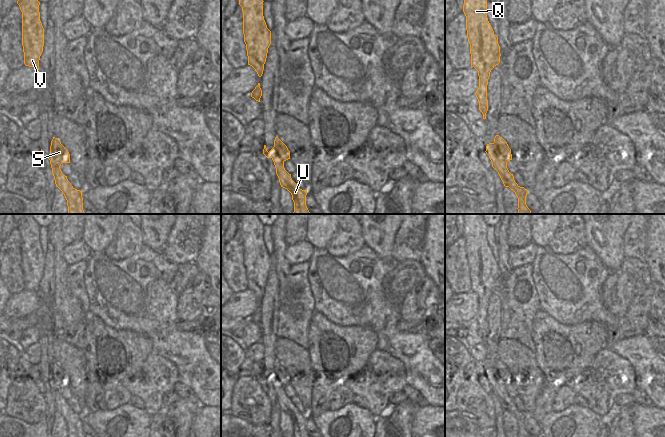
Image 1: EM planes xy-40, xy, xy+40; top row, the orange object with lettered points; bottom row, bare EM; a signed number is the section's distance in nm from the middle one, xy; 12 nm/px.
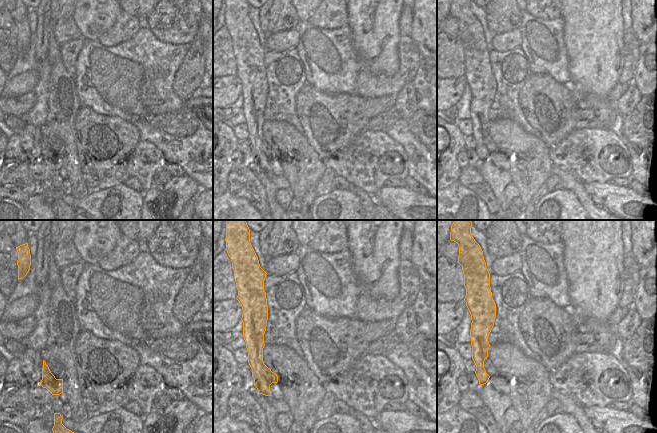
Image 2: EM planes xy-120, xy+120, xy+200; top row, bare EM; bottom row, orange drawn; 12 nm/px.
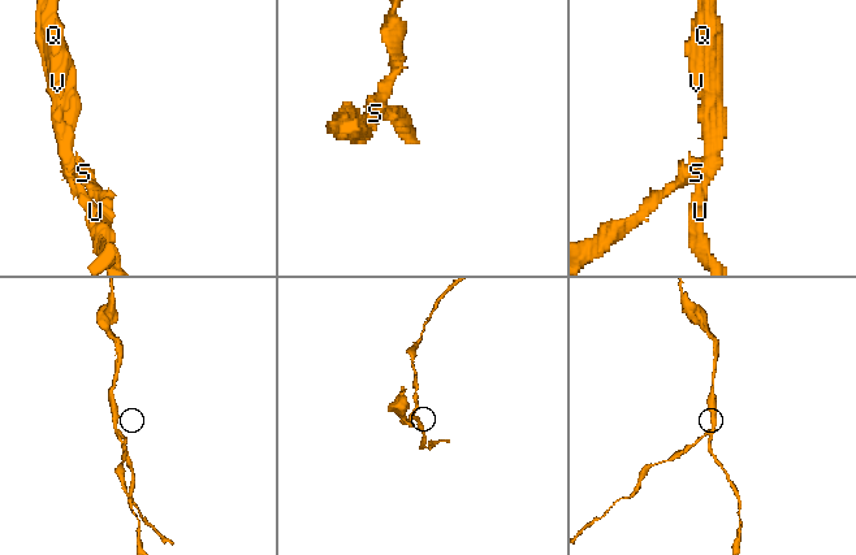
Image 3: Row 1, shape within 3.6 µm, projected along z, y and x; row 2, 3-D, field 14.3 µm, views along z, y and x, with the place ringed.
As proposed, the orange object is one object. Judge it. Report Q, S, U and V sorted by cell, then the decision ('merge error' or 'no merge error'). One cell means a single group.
Q U V / S; merge error

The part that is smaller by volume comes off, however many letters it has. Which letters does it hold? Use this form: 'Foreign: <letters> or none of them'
Foreign: S

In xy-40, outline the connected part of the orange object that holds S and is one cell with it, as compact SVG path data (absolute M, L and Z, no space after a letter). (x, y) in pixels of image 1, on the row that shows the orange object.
M53 137L51 141L52 153L57 162L62 163L70 163L70 154L68 150L61 144L61 142Z

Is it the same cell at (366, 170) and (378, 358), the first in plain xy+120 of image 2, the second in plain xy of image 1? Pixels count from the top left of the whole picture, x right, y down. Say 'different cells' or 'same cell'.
same cell

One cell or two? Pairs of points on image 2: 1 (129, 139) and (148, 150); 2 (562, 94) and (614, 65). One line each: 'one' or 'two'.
1: two
2: two

